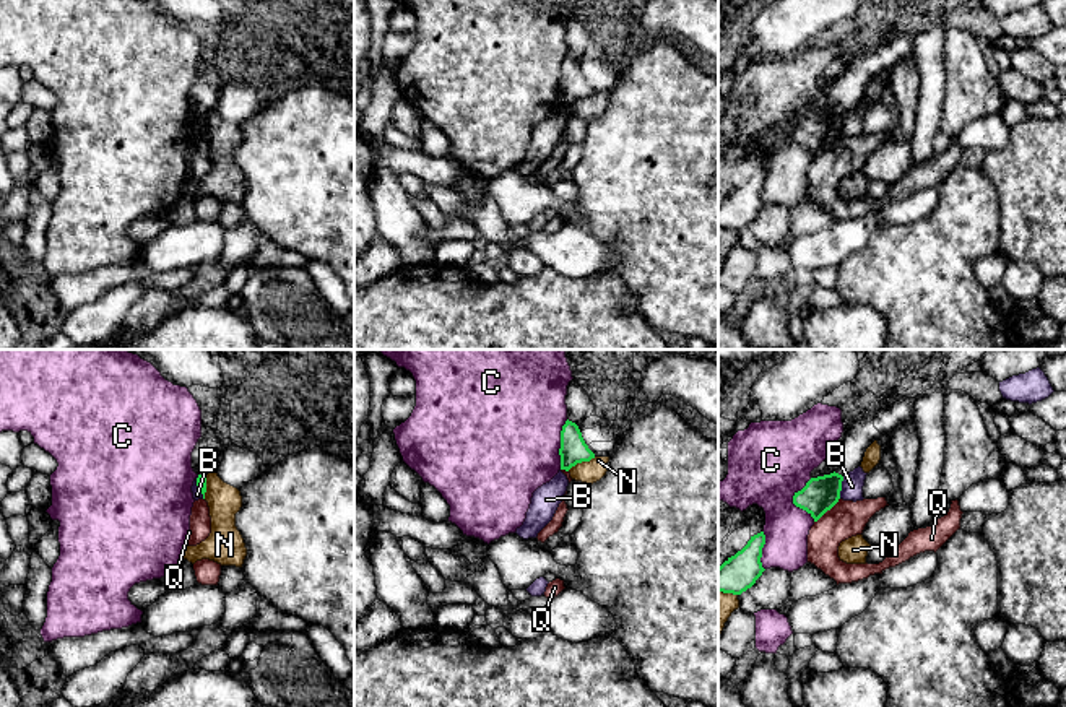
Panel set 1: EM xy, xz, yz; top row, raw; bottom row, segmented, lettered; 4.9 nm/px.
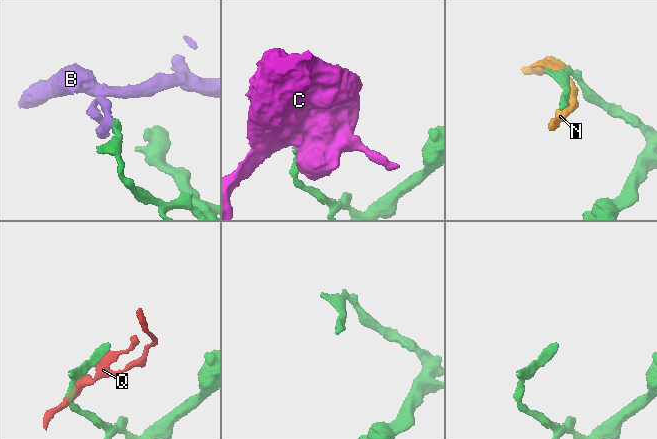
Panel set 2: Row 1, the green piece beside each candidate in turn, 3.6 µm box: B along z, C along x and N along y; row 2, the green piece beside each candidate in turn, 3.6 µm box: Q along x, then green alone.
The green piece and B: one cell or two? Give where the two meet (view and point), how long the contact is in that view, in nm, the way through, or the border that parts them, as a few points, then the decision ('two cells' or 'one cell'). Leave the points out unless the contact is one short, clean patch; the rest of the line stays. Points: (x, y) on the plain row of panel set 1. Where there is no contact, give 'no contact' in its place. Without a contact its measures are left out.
contact yz (840, 124); length 110 nm; border yz (844, 112), (839, 134); two cells

